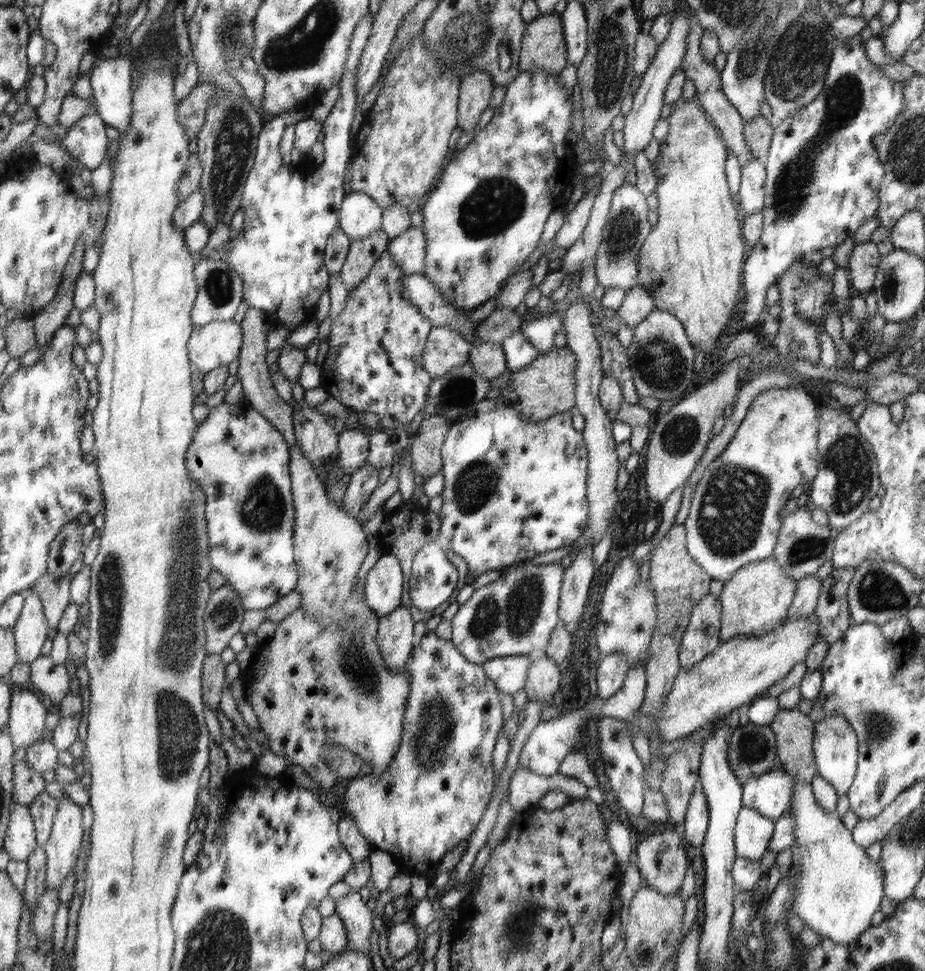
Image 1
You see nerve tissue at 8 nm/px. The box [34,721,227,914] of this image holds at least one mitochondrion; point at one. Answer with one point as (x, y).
(166, 843)

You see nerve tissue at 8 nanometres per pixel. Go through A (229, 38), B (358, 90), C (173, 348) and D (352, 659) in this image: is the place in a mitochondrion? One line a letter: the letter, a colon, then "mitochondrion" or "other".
A: mitochondrion
B: other
C: other
D: mitochondrion

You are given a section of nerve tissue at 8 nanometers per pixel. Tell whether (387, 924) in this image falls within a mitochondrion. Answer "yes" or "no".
no

